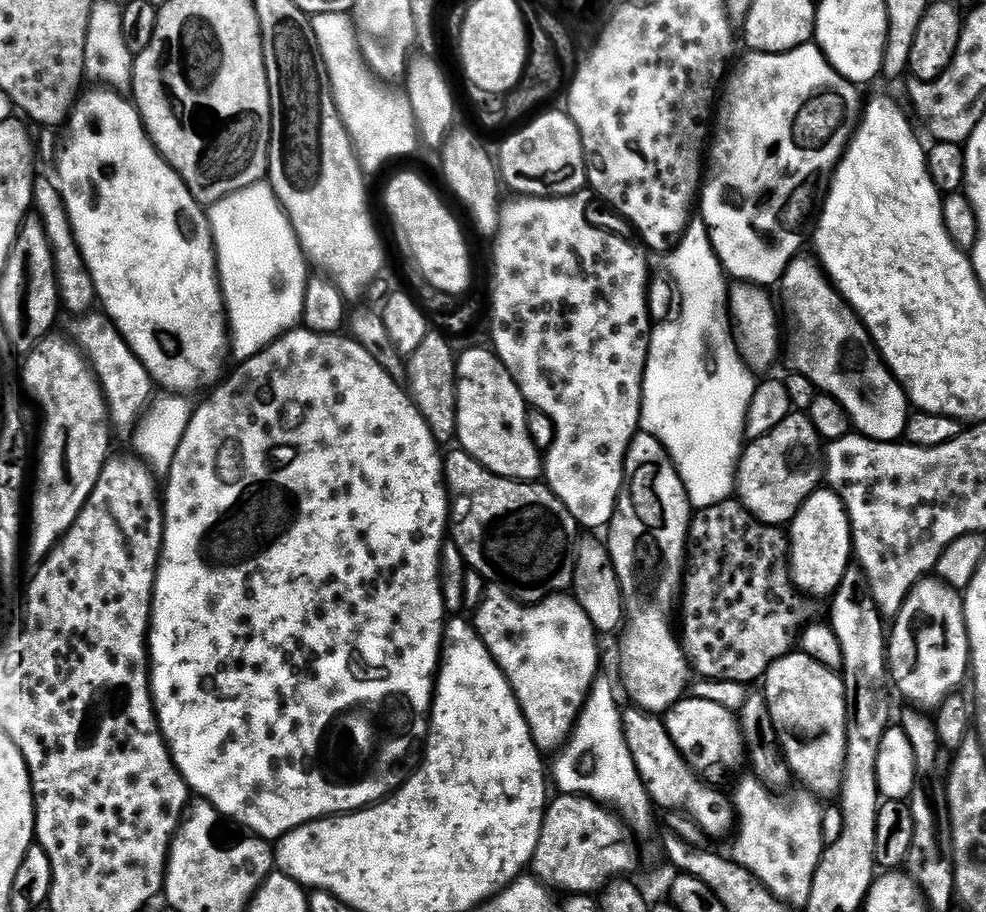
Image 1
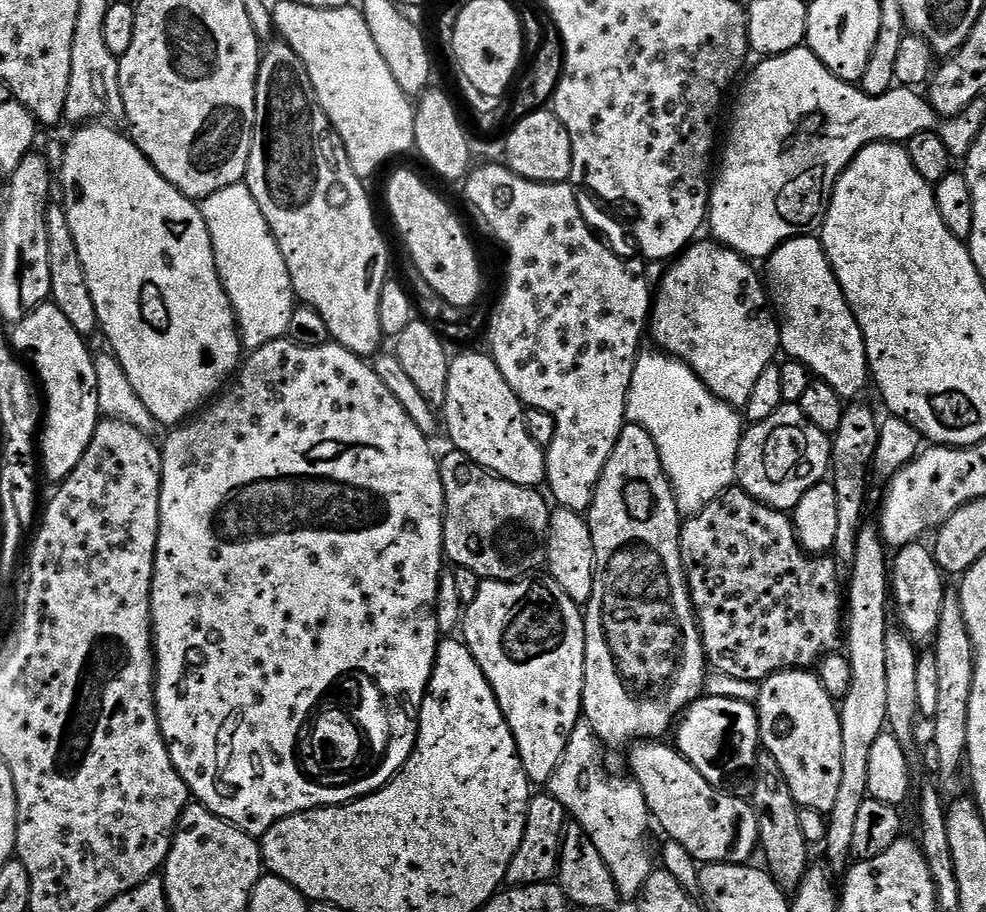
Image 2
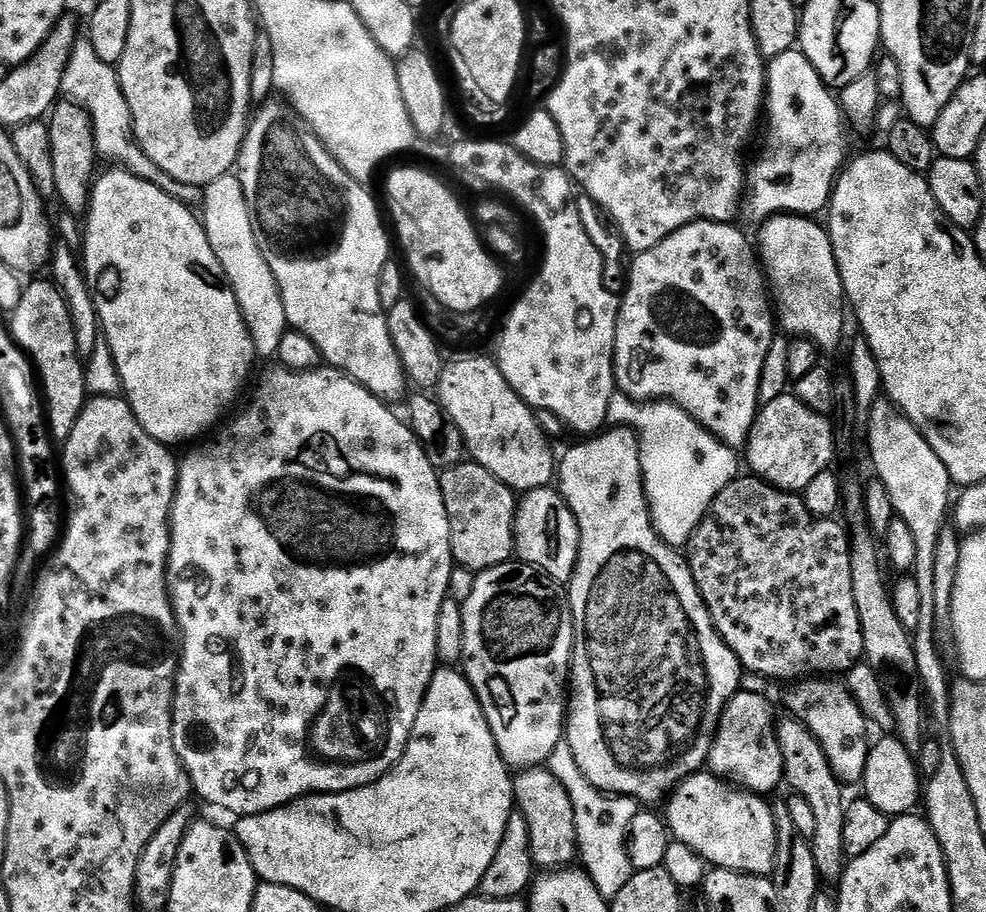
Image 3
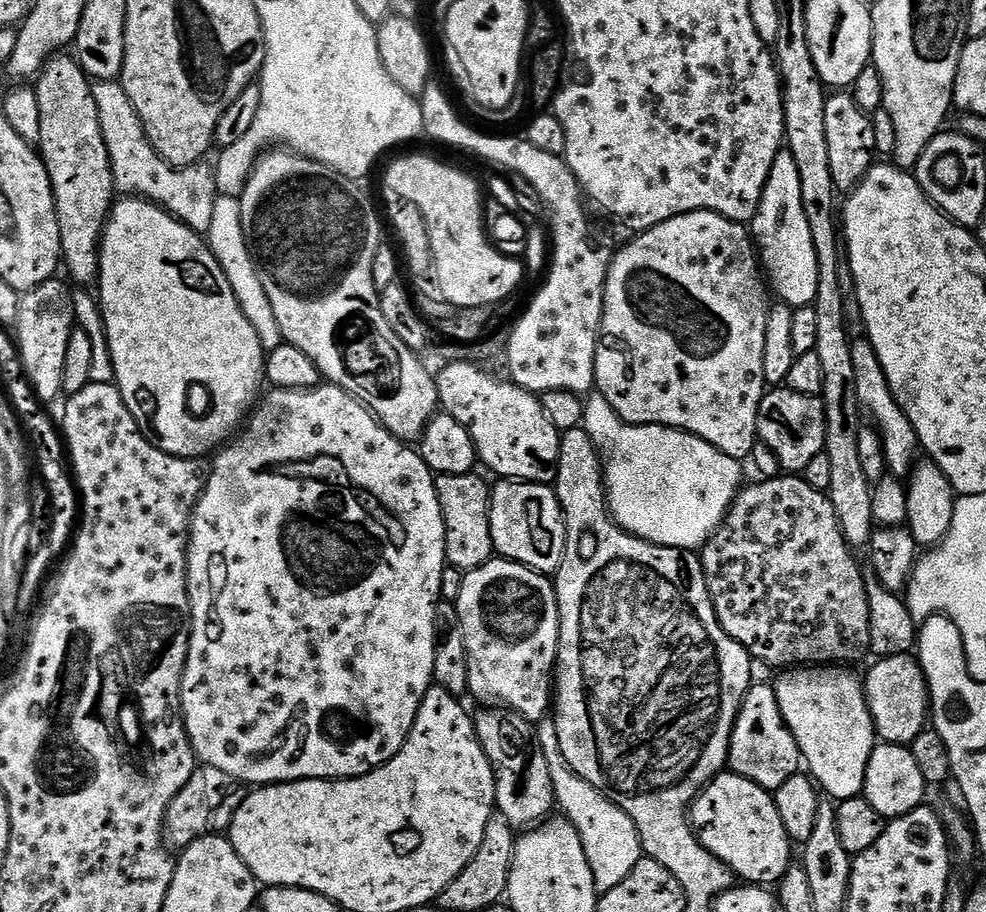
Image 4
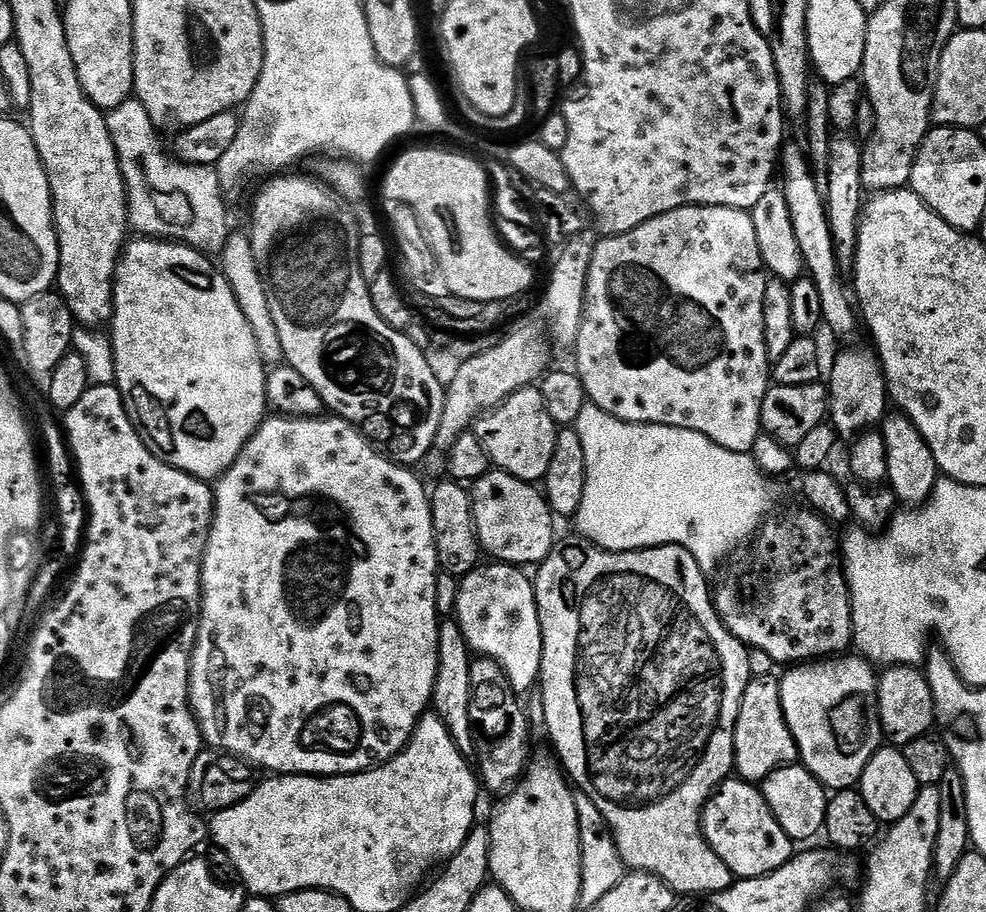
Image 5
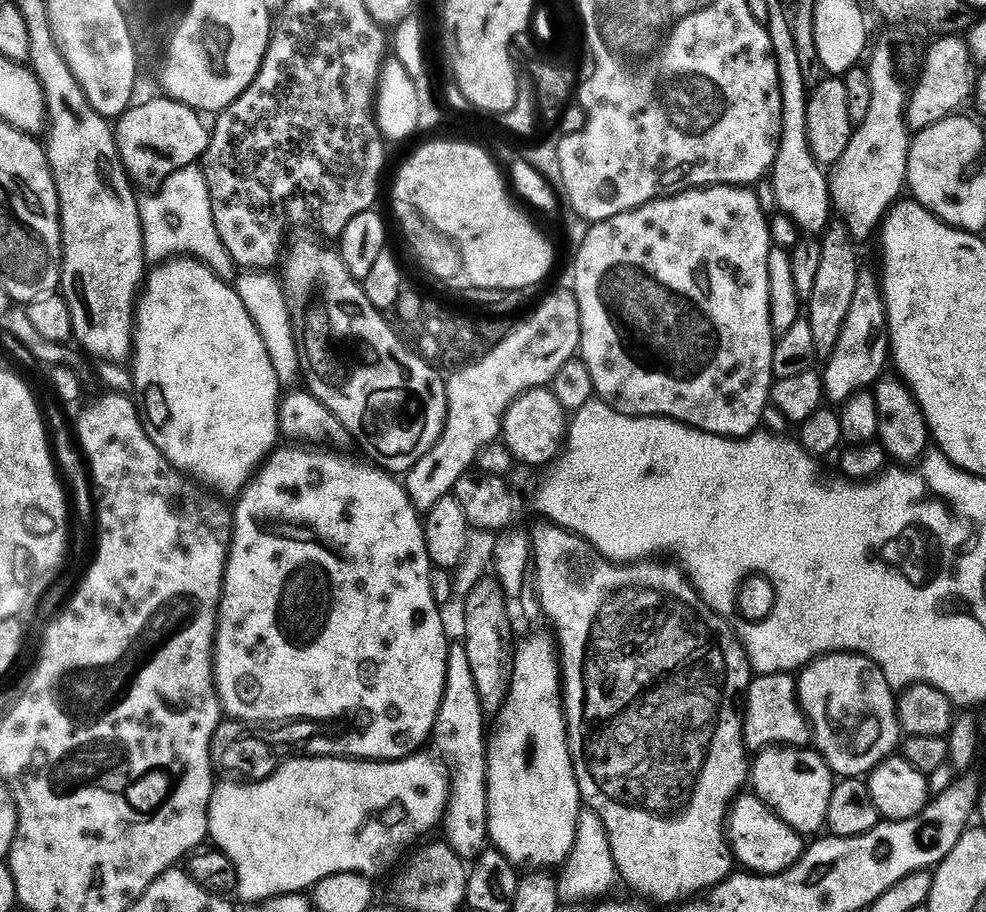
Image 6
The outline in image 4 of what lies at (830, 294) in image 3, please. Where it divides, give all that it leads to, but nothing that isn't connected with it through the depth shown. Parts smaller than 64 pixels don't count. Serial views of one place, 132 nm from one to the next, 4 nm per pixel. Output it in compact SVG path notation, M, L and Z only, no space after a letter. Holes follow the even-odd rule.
M781 150L774 158L774 166L768 175L756 217L750 222L750 232L754 237L754 247L762 265L763 275L767 283L776 291L780 300L789 304L789 309L807 308L816 303L819 284L819 256L815 252L814 239L811 238L810 224L807 221L806 210L803 209L802 188L800 186L799 170L795 160L788 150Z

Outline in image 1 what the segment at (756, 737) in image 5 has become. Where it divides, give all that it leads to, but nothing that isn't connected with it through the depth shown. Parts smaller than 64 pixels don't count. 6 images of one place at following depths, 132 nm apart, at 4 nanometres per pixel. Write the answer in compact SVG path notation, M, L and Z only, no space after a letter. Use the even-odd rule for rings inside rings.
M685 698L678 701L676 705L668 709L663 717L666 730L674 742L674 746L682 754L682 758L694 769L697 776L703 778L713 786L723 785L723 780L731 772L736 772L746 764L746 749L744 747L744 731L740 728L740 721L737 713L732 712L724 704L719 704L716 700L691 700Z

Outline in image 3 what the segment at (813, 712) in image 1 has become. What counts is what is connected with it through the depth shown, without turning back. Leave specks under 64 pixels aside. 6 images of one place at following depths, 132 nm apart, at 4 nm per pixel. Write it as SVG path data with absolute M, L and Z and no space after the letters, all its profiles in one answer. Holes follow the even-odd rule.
M795 718L787 719L784 721L781 719L776 729L776 737L784 759L784 780L792 787L791 791L795 795L806 798L806 802L813 810L815 829L810 843L817 877L839 878L843 876L846 867L842 842L842 830L846 826L846 799L844 800L846 788L834 774L818 738L814 738L814 734L802 721Z

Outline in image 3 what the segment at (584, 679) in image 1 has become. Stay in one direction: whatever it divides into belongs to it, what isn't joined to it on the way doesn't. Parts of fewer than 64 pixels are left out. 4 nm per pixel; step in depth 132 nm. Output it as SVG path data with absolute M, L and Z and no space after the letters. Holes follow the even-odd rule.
M523 562L499 564L493 568L485 568L483 572L477 575L474 582L474 594L470 594L468 601L462 605L462 615L464 617L464 627L462 629L464 665L462 665L462 671L471 682L476 696L480 699L480 705L486 714L490 730L500 748L500 756L512 770L525 770L547 765L550 754L554 754L554 750L566 736L566 693L570 688L572 651L576 648L576 617L572 608L568 605L567 591L553 576L548 576L542 569L535 568L532 564Z

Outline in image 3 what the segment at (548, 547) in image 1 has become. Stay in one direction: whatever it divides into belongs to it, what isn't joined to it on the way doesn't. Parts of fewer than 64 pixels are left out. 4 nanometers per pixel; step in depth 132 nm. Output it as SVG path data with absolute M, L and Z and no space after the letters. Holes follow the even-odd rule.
M461 462L443 469L439 478L446 514L450 518L453 561L477 574L485 568L509 563L516 551L517 493L475 462Z

